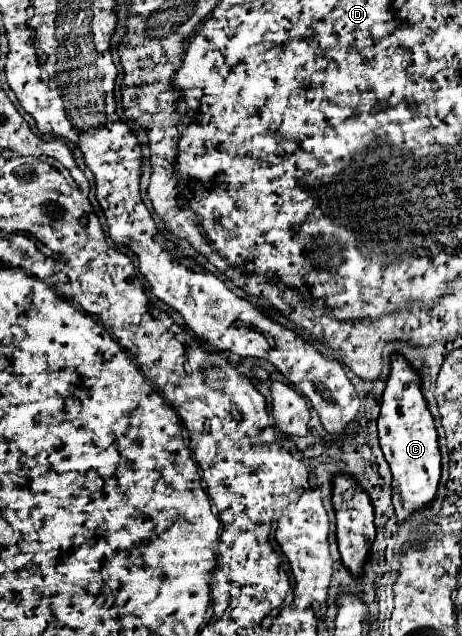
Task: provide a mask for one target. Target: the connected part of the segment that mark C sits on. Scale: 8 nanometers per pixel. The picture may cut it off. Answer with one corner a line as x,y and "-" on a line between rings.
392,355
392,371
382,395
382,411
378,417
378,435
382,453
392,469
392,505
398,525
404,525
414,513
432,507
442,473
442,457
434,419
420,391
420,377
400,355

